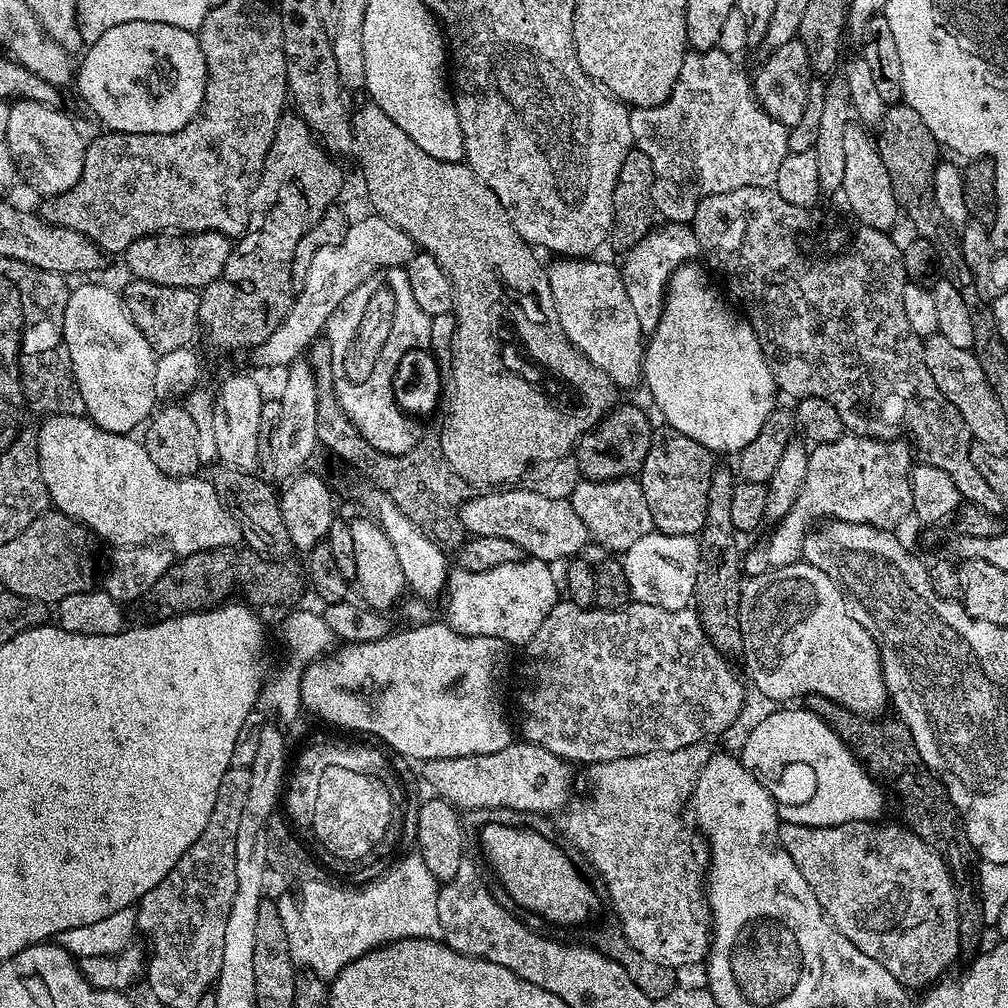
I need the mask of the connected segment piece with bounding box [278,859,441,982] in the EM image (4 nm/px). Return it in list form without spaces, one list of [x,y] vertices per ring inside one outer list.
[[[422,859],[405,860],[404,864],[390,870],[387,880],[378,878],[363,885],[365,888],[342,888],[334,882],[331,888],[324,888],[324,882],[308,884],[300,896],[292,896],[292,900],[278,900],[282,926],[286,926],[286,938],[290,938],[290,954],[292,963],[301,969],[313,972],[325,982],[331,981],[349,964],[362,954],[392,944],[395,940],[406,938],[426,938],[440,940],[440,923],[438,922],[438,881],[430,870],[426,870],[426,862]]]

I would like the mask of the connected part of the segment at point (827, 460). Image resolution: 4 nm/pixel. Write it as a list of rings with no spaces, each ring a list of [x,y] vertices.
[[[845,434],[829,444],[815,445],[809,451],[806,482],[794,506],[773,527],[776,529],[768,545],[743,557],[743,571],[749,577],[761,576],[773,568],[797,563],[802,556],[805,536],[813,525],[823,520],[869,524],[886,529],[896,526],[892,524],[902,523],[907,516],[913,515],[910,479],[913,467],[913,449],[904,442],[870,440],[866,436]]]

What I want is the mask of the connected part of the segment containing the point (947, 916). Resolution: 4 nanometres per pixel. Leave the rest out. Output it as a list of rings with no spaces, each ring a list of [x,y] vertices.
[[[859,820],[815,828],[784,822],[780,825],[780,844],[786,854],[794,858],[794,866],[802,870],[802,878],[810,882],[810,890],[814,890],[814,898],[818,898],[828,921],[850,938],[862,954],[886,966],[905,988],[924,990],[941,979],[947,973],[944,971],[960,956],[956,884],[944,859],[926,846],[922,838],[899,823],[884,823]]]

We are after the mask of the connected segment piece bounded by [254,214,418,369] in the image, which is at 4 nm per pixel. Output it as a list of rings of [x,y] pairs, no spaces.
[[[367,215],[349,223],[346,238],[342,238],[338,246],[326,246],[314,254],[314,262],[310,262],[310,270],[306,270],[306,282],[295,293],[292,308],[286,318],[266,342],[254,349],[254,356],[262,367],[283,369],[292,361],[301,359],[311,347],[312,341],[327,329],[328,319],[334,310],[338,310],[342,298],[346,298],[350,290],[362,286],[370,274],[383,268],[407,265],[408,259],[416,255],[416,241],[410,239],[402,229],[378,215]]]

